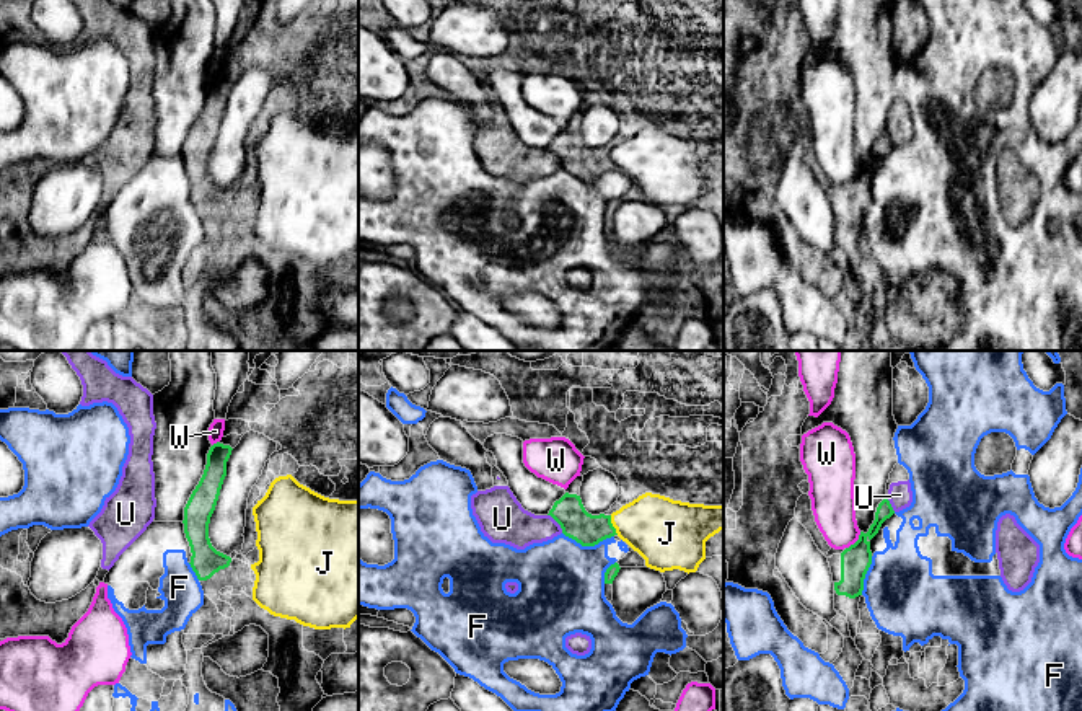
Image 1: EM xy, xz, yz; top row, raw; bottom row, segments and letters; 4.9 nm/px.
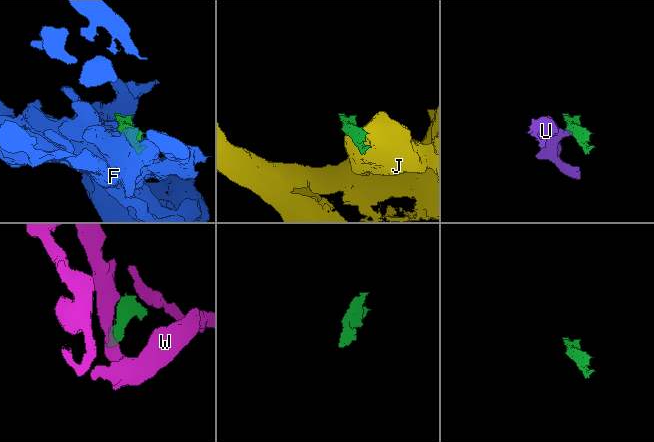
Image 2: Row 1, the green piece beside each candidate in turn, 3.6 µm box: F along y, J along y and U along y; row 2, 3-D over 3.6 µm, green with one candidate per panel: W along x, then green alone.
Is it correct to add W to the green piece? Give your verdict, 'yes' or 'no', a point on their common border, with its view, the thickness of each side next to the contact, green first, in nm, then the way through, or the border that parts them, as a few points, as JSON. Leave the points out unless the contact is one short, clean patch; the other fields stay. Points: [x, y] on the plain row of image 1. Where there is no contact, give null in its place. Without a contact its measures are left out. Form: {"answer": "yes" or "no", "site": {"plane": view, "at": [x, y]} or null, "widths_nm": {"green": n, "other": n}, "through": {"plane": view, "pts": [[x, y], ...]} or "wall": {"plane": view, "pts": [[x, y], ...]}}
{"answer": "no", "site": {"plane": "yz", "at": [856, 176]}, "widths_nm": {"green": 150, "other": 220}}

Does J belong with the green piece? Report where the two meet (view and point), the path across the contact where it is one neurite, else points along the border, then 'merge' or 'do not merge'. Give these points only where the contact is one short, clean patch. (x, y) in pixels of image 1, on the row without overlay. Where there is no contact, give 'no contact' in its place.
meets green in xz at (611, 160); border along xz (610, 150), (610, 157), (618, 168); do not merge

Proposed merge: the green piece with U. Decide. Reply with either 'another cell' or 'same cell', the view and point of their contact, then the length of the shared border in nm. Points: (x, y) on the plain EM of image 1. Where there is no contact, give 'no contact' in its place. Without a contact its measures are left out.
same cell | xz (558, 157) | 120 nm

